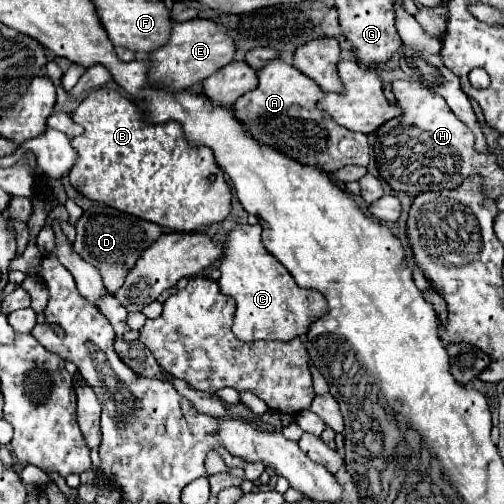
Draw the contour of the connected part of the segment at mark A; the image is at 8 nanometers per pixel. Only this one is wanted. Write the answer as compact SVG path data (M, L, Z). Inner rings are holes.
M281 59L267 61L257 71L257 79L259 85L233 105L235 119L255 141L273 147L301 165L317 167L325 173L333 173L345 165L365 167L369 163L367 135L349 131L337 125L327 113L319 111L317 99L321 99L323 91L313 79Z

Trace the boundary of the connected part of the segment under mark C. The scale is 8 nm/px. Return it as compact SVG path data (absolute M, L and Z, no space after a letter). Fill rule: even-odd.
M259 223L235 225L227 233L223 239L219 271L219 291L233 297L237 303L233 333L241 341L289 341L293 337L305 335L309 325L325 313L325 297L319 291L301 289L293 281L291 273L263 247Z

